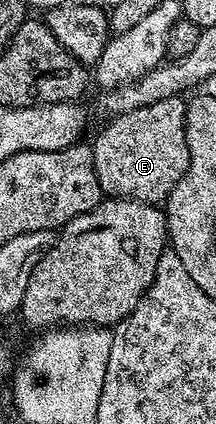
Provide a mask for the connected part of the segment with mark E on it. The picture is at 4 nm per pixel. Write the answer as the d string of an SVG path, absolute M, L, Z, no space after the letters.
M175 95L109 118L110 122L99 131L98 138L92 141L94 166L103 194L111 198L129 198L131 201L165 202L180 183L181 177L178 173L184 176L190 167L188 143L182 145L182 137L186 134L186 108L188 106L186 101L178 105L182 99L181 96Z

